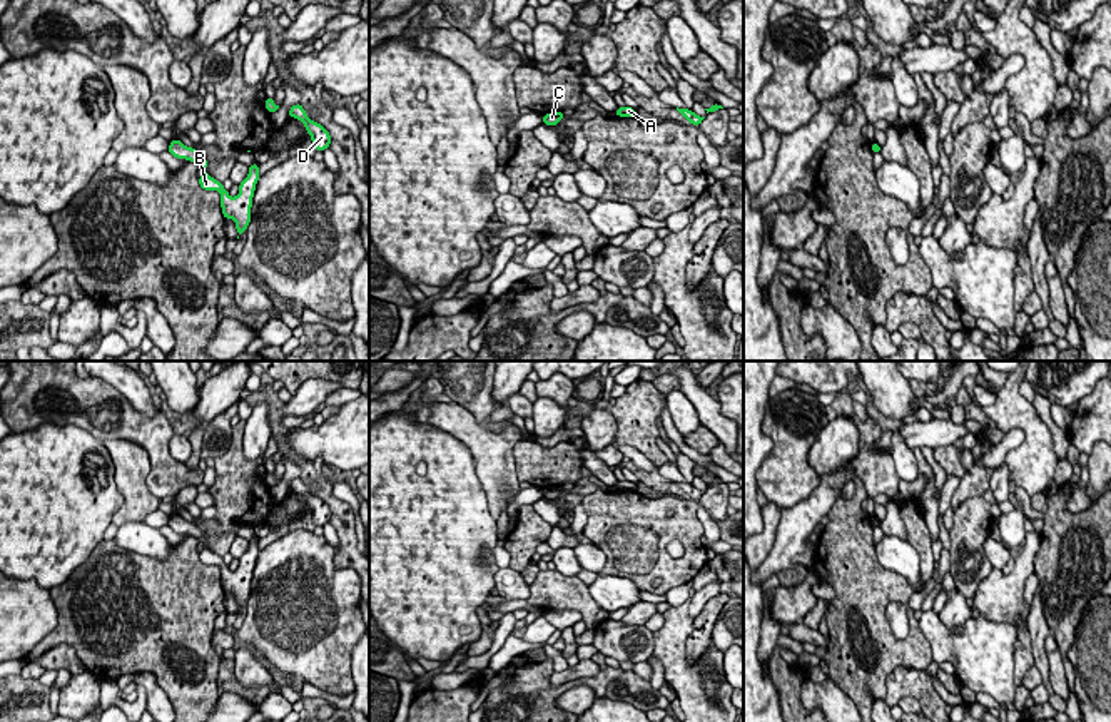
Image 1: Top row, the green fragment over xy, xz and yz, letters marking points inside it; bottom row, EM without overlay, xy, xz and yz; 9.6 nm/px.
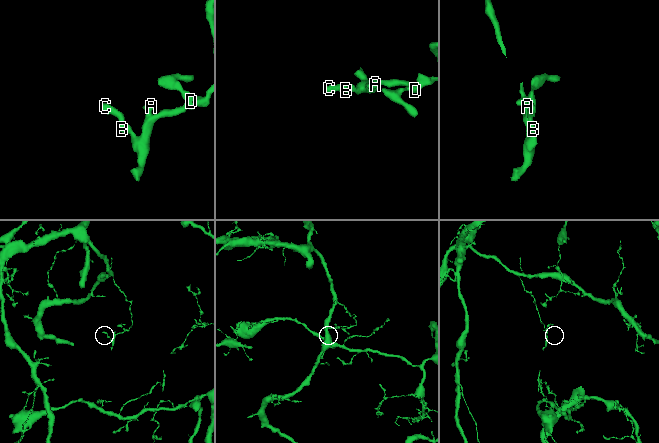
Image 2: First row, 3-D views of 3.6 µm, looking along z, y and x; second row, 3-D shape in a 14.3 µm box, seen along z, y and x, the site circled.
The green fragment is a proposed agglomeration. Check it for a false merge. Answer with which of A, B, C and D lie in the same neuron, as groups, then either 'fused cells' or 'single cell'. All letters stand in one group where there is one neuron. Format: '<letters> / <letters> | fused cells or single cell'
A B C D | single cell

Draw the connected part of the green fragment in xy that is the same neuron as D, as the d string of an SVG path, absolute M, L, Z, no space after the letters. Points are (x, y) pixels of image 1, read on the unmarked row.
M301 478L291 481L289 491L294 491L304 498L307 508L311 510L312 521L316 525L324 525L329 521L331 518L329 506L321 498L311 495Z

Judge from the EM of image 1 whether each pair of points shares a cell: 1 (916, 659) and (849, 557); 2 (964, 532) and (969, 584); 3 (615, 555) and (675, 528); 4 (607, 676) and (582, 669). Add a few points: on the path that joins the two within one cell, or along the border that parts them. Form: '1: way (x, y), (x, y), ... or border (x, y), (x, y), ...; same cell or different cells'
1: way (887, 642), (861, 612), (861, 585); same cell
2: way (966, 545), (968, 570); same cell
3: way (632, 564), (649, 564), (662, 550), (662, 545); same cell
4: border (600, 666), (595, 674), (562, 684); different cells

